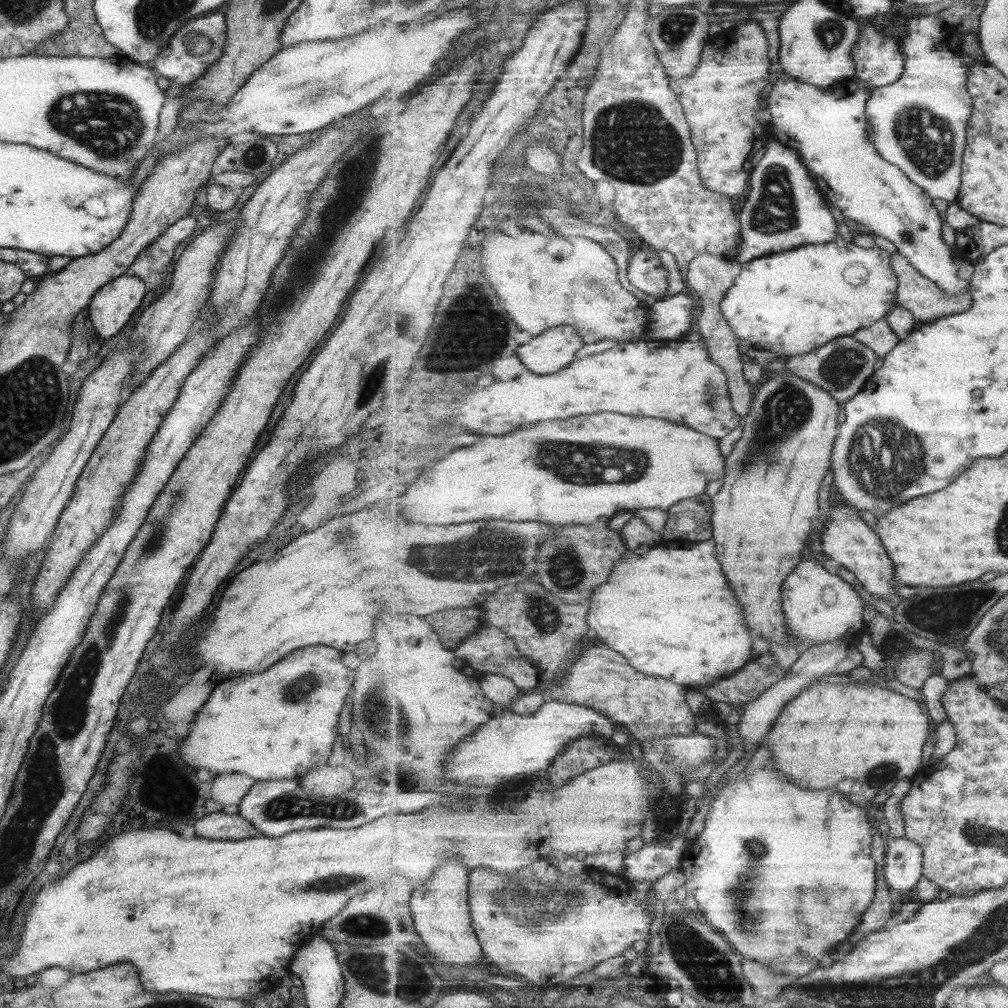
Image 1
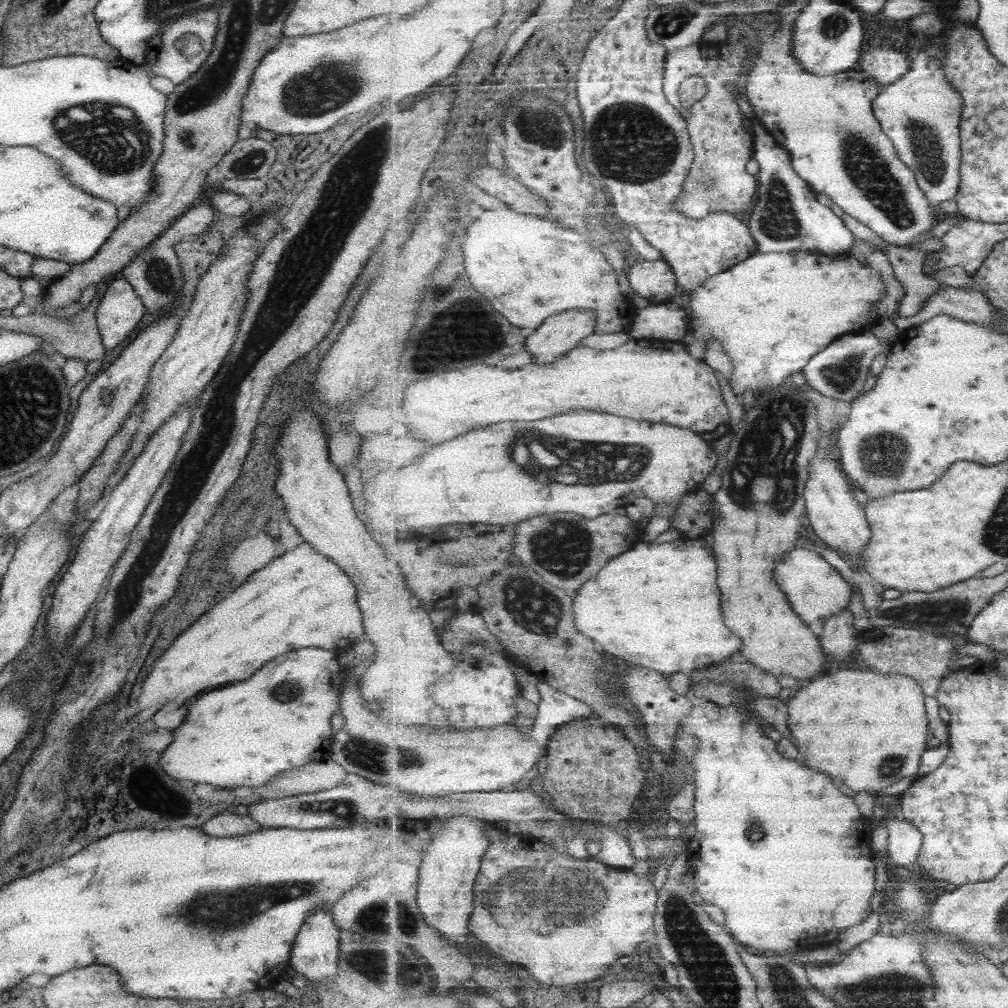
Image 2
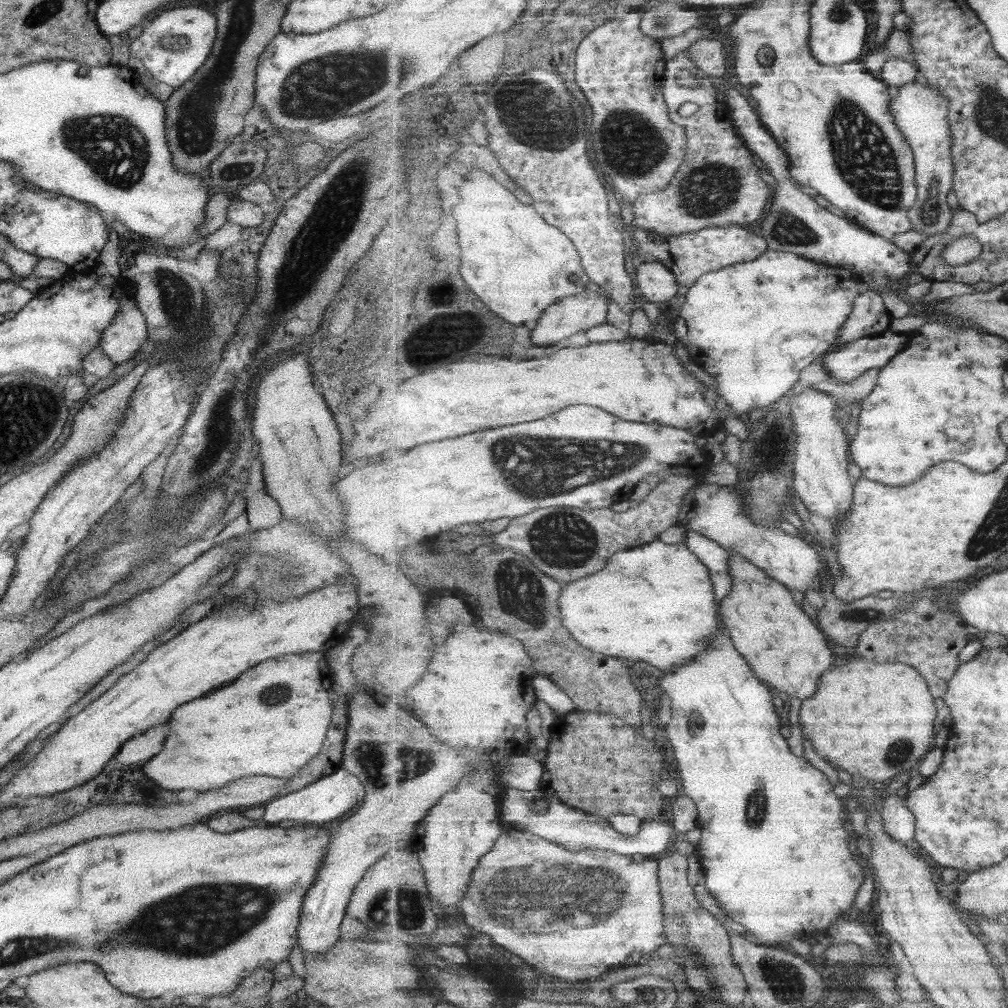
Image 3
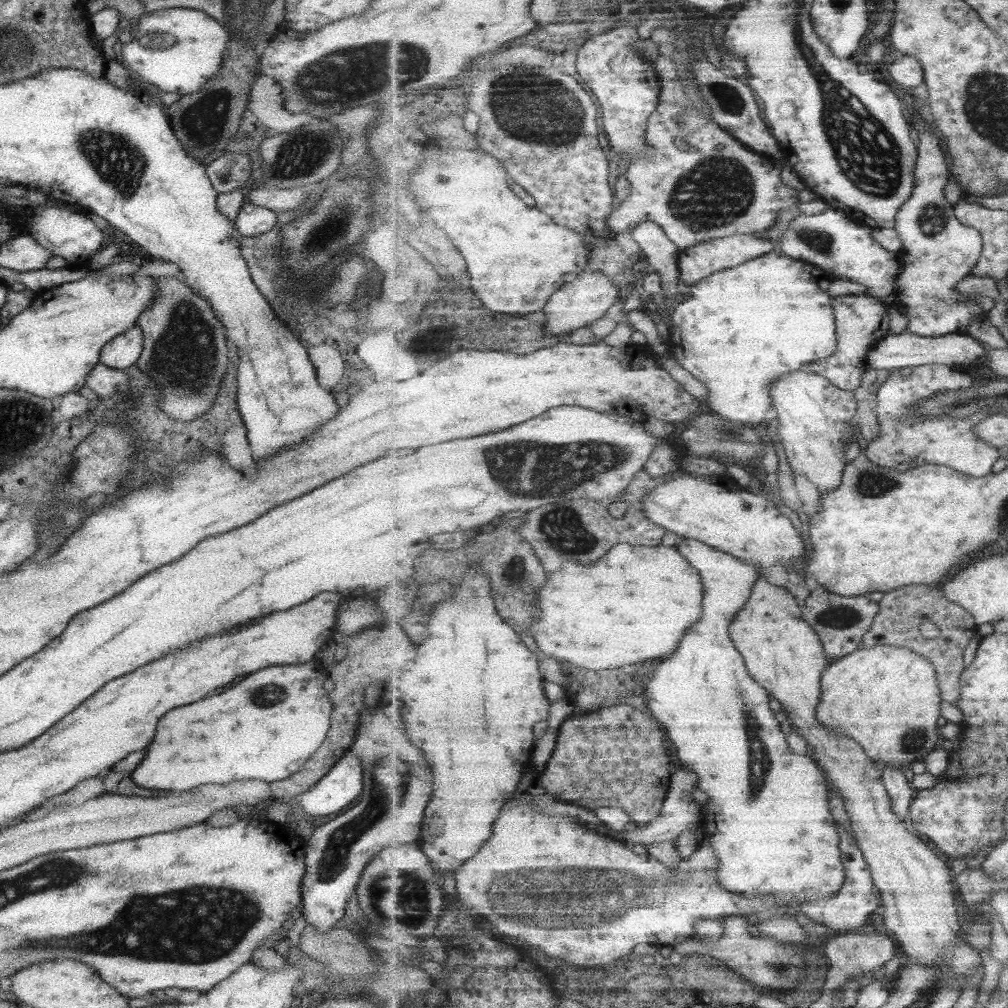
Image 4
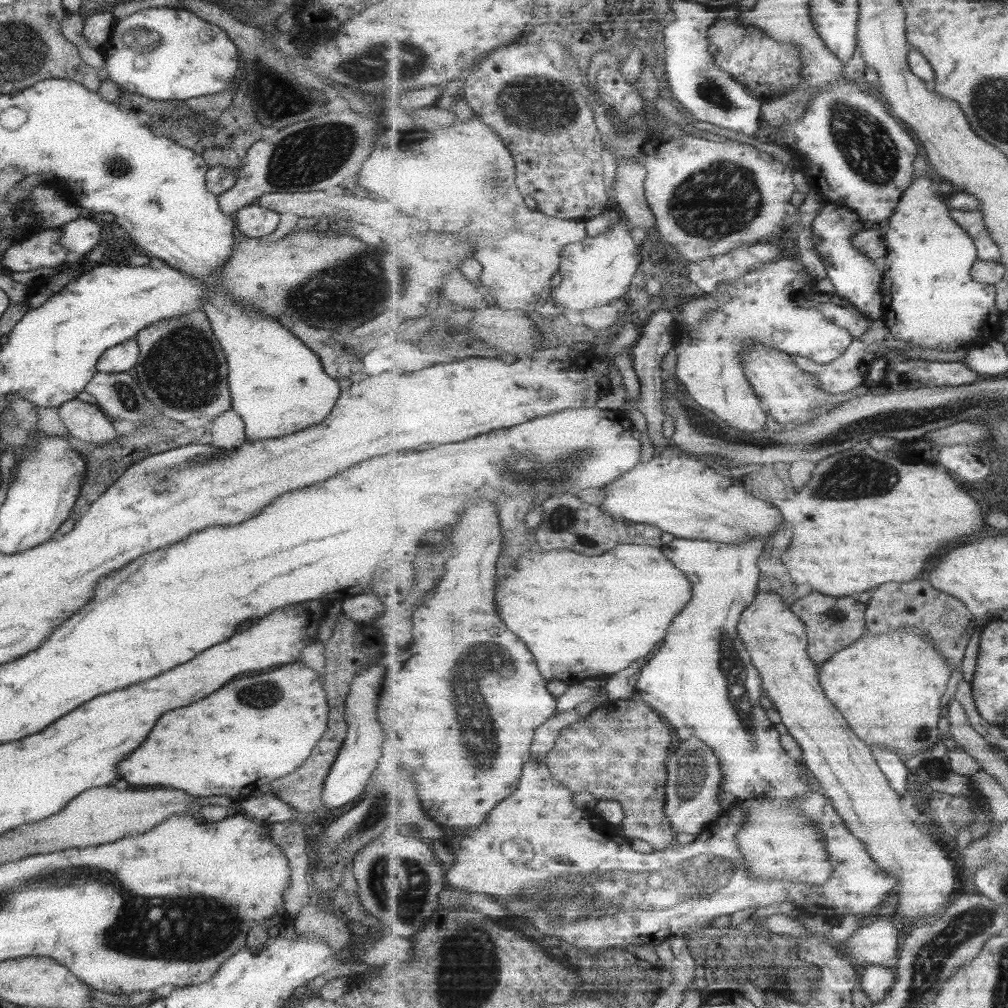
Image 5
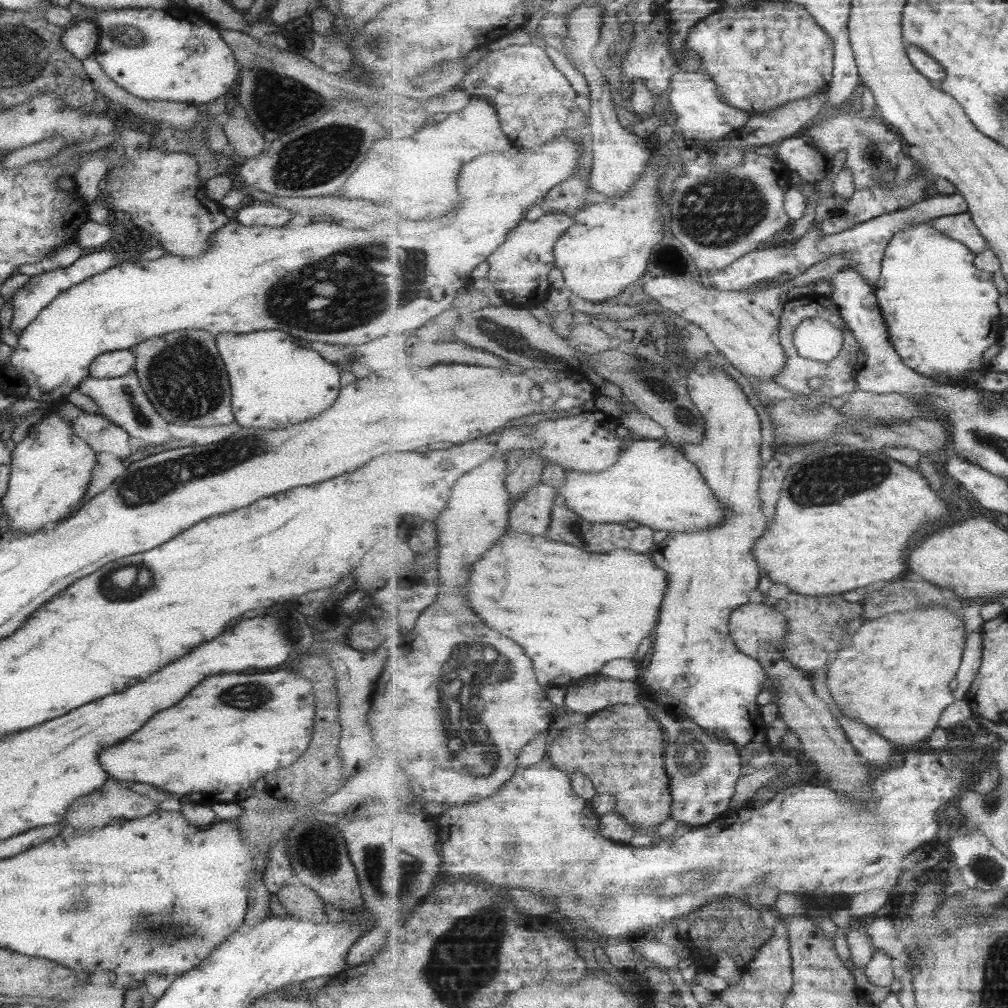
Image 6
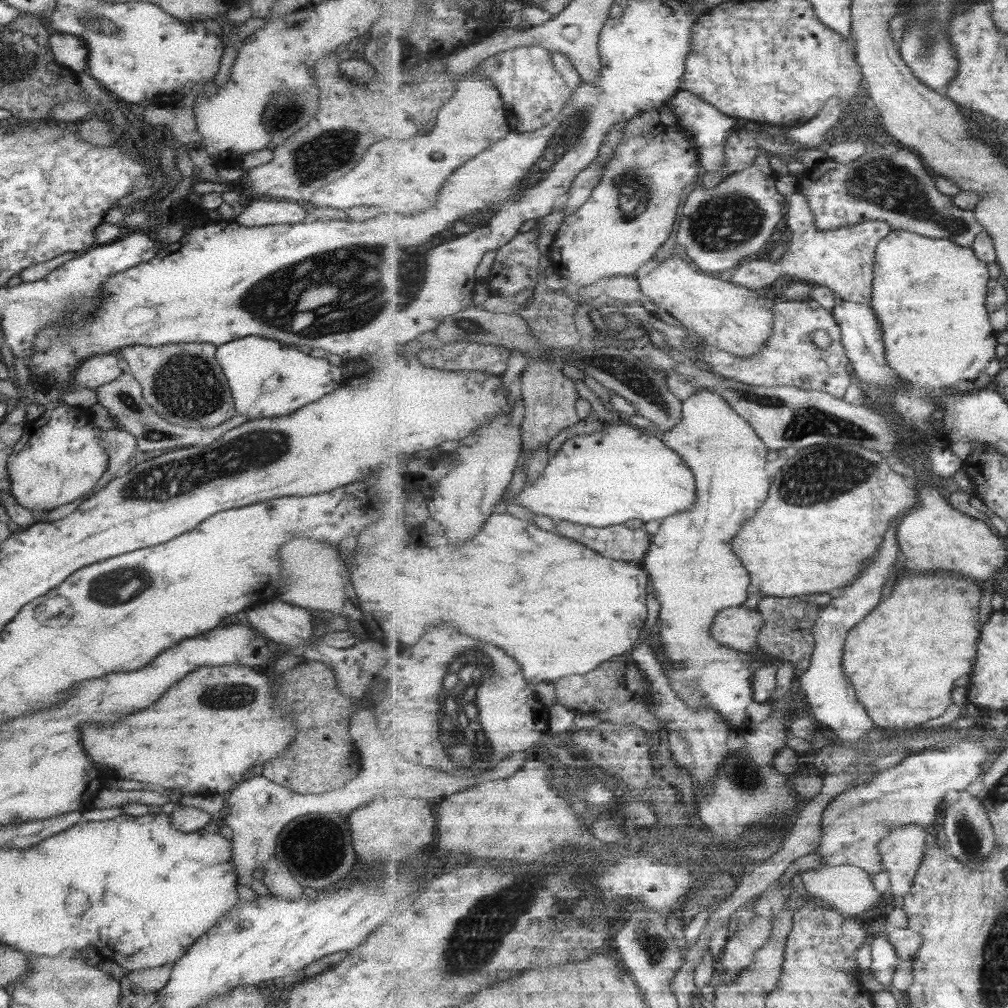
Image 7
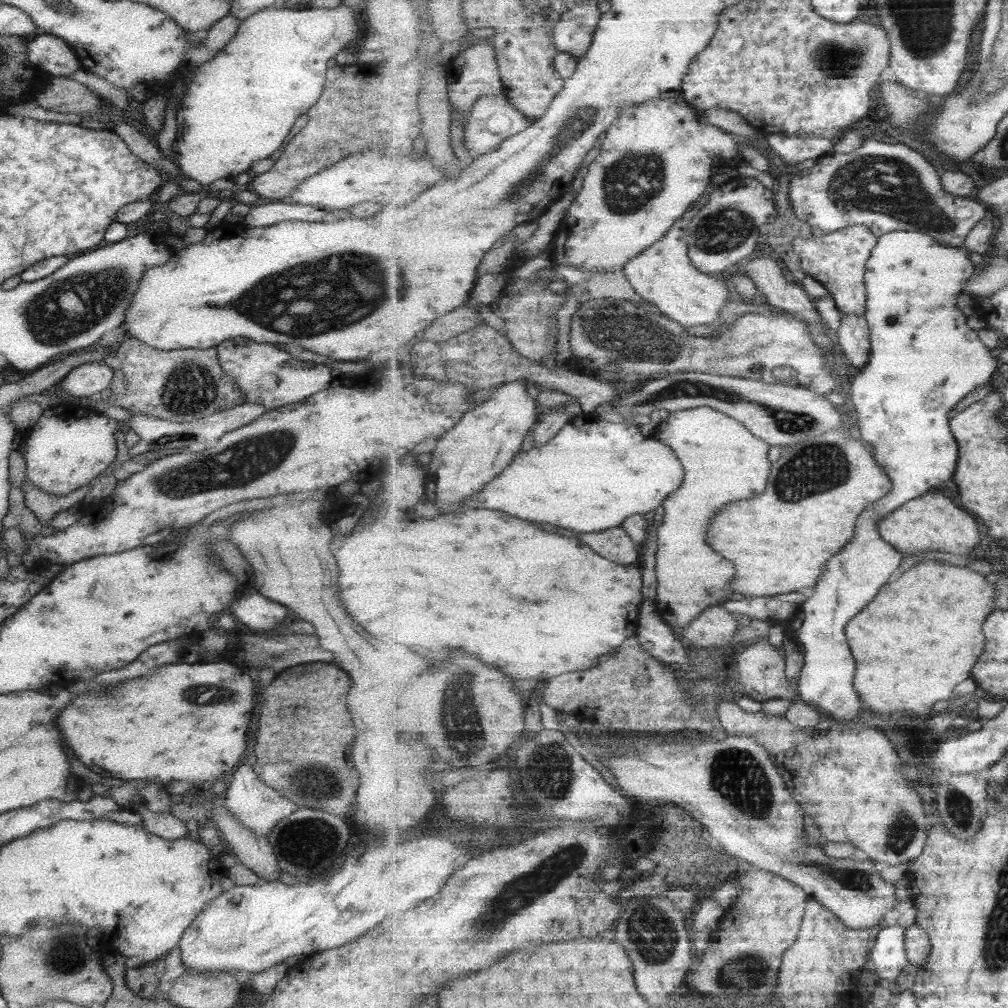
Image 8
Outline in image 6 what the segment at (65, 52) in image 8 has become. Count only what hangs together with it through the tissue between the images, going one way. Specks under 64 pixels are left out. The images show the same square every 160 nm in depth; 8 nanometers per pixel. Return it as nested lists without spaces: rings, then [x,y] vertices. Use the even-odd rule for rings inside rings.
[[[78,21],[73,27],[65,30],[61,35],[61,46],[75,56],[77,60],[83,62],[90,57],[99,40],[99,33],[93,21]]]

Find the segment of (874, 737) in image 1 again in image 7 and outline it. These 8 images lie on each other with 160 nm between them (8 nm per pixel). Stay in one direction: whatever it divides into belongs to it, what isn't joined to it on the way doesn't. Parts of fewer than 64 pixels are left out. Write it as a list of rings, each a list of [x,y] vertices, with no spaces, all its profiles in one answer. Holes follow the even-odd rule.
[[[939,572],[935,574],[914,574],[913,577],[906,577],[898,581],[892,587],[891,591],[886,593],[885,598],[882,599],[879,608],[875,608],[875,612],[871,612],[871,616],[867,616],[867,620],[863,620],[863,624],[859,624],[859,628],[851,629],[851,636],[847,638],[847,647],[844,648],[843,657],[843,670],[859,696],[859,700],[863,702],[863,706],[869,712],[869,716],[875,720],[877,726],[881,728],[899,728],[899,732],[906,732],[909,728],[919,728],[927,720],[939,718],[945,714],[945,710],[953,703],[953,696],[951,688],[955,688],[959,678],[968,676],[975,666],[978,656],[978,640],[982,636],[981,620],[979,620],[979,602],[981,602],[981,584],[973,581],[967,577],[956,575],[947,575],[946,573]]]

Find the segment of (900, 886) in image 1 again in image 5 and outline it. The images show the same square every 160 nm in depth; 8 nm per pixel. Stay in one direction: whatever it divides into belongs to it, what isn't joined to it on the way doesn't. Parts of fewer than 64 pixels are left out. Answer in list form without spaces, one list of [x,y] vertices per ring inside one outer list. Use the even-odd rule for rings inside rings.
[[[869,744],[874,757],[879,760],[878,765],[890,780],[891,788],[895,789],[902,797],[909,787],[909,774],[911,770],[905,766],[905,761],[897,753],[876,744]]]

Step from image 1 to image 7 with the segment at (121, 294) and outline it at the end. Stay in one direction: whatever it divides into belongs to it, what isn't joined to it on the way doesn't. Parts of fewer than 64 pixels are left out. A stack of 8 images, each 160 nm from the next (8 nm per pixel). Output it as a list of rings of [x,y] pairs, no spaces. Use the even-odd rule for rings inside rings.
[[[109,353],[93,355],[78,365],[73,378],[79,387],[87,387],[89,391],[93,391],[92,388],[107,384],[120,375],[122,371],[117,359],[118,356]]]

